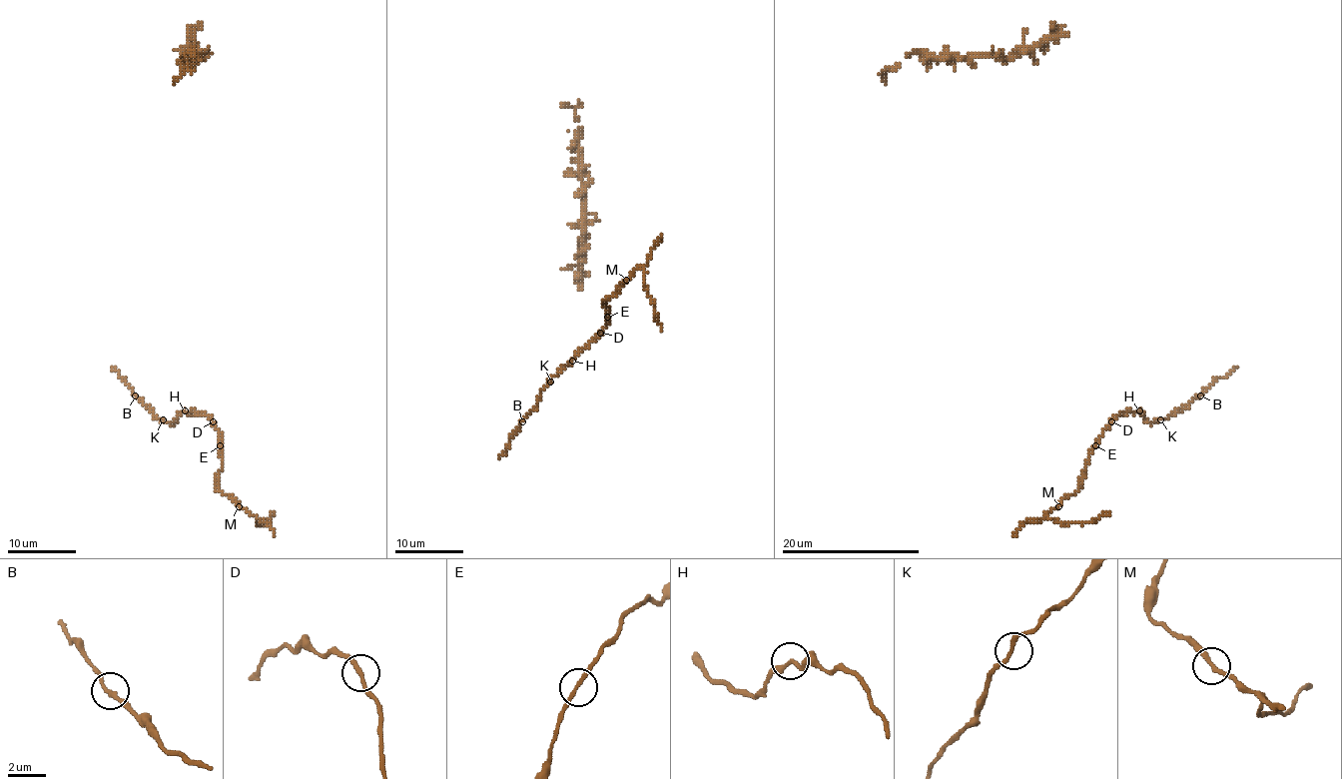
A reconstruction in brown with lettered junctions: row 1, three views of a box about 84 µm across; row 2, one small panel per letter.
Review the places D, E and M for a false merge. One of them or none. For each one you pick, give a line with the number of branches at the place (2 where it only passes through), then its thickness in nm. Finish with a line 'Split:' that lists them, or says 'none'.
Split: none

